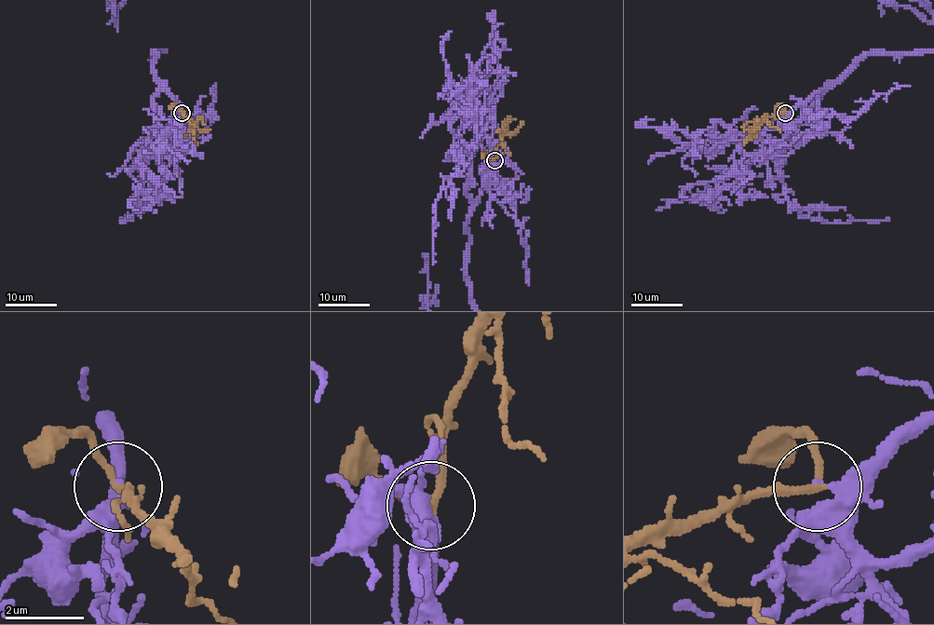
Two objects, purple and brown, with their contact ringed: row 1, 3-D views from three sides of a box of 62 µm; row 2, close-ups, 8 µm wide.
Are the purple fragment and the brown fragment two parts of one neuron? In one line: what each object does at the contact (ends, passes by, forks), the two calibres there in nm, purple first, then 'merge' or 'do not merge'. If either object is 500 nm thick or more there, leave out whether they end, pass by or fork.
purple passes by; brown passes by; 220 nm thick on the purple side, 190 nm on the other; merge

